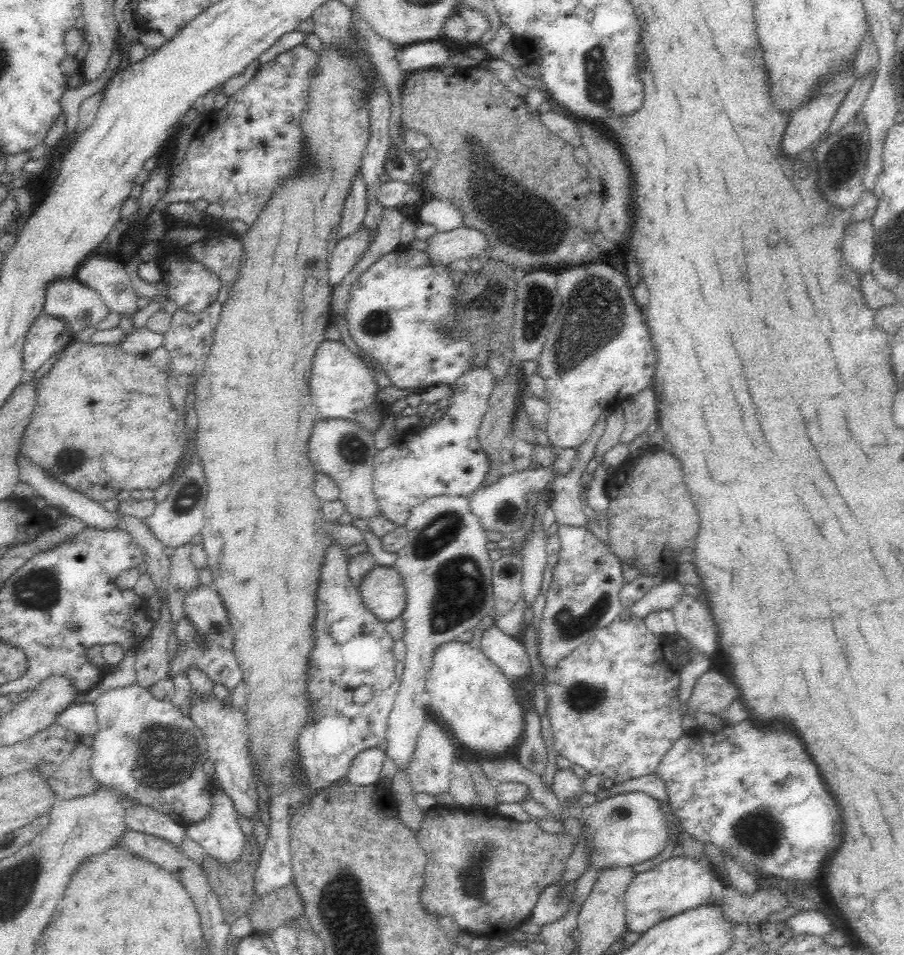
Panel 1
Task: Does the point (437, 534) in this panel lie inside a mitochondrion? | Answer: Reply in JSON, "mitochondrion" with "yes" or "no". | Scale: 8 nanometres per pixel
{"mitochondrion":"yes"}

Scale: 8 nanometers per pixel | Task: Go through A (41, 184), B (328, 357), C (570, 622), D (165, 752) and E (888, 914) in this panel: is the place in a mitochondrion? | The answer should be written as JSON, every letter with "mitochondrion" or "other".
{"A":"other","B":"other","C":"mitochondrion","D":"mitochondrion","E":"other"}

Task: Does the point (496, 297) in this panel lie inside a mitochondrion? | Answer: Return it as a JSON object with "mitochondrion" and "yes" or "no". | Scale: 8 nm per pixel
{"mitochondrion":"yes"}

